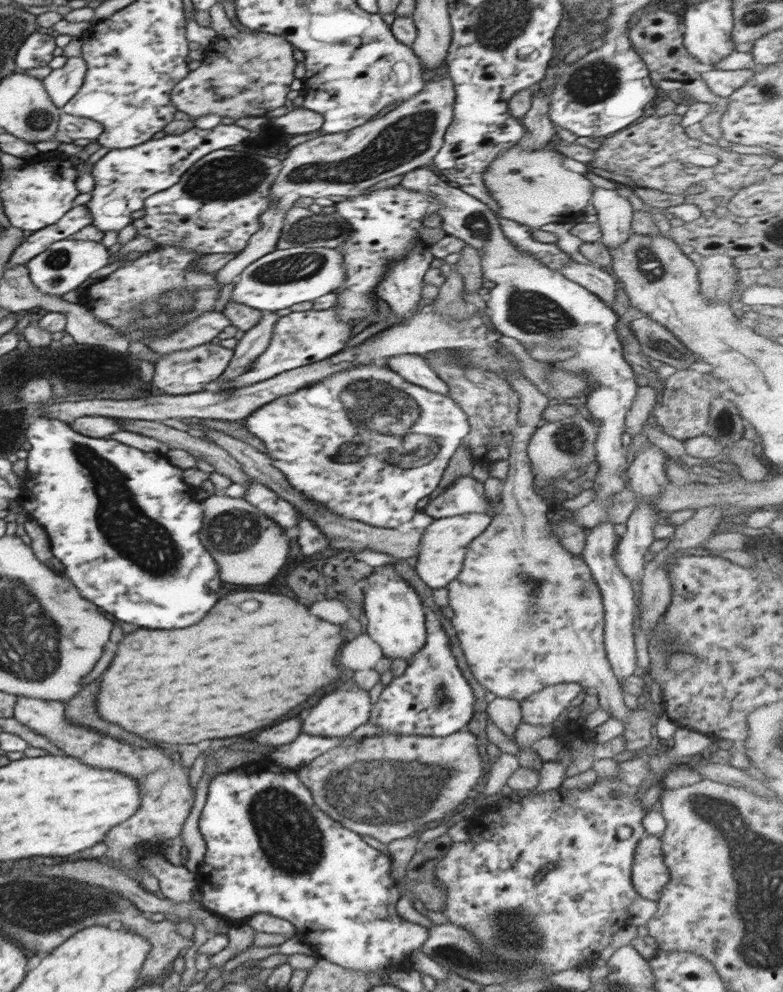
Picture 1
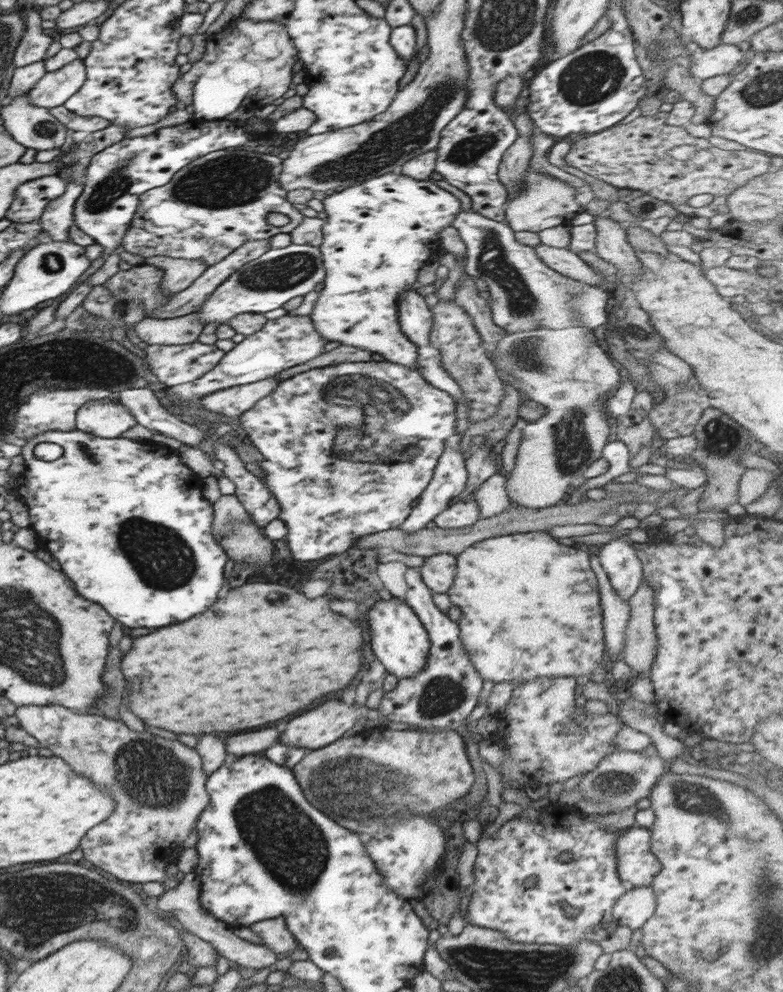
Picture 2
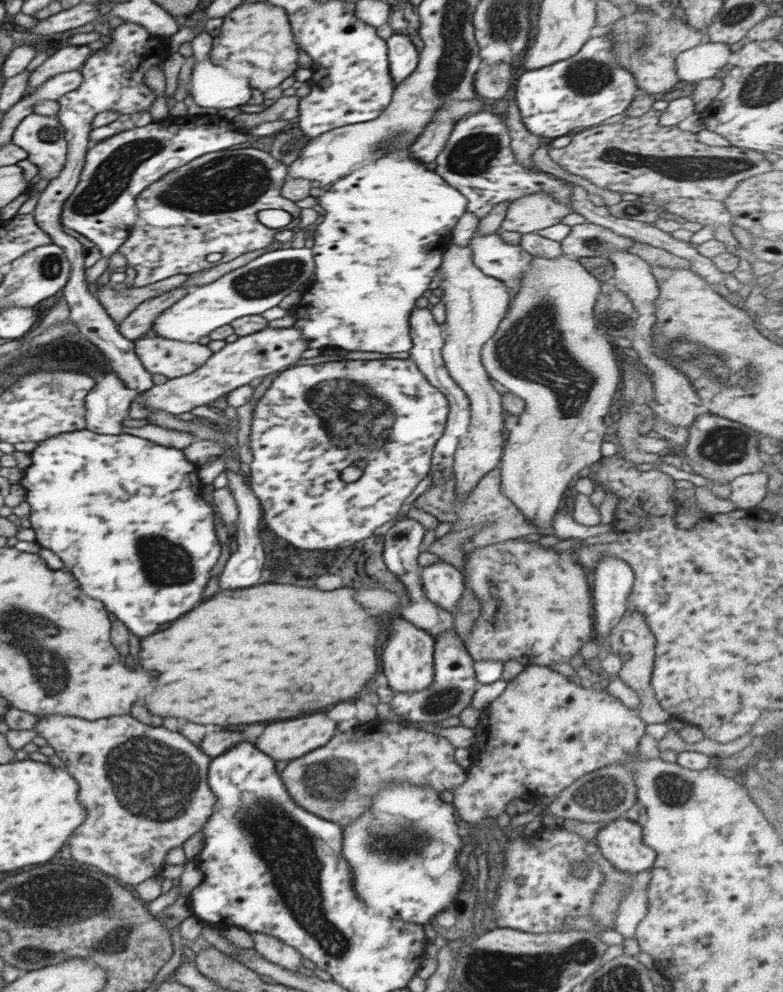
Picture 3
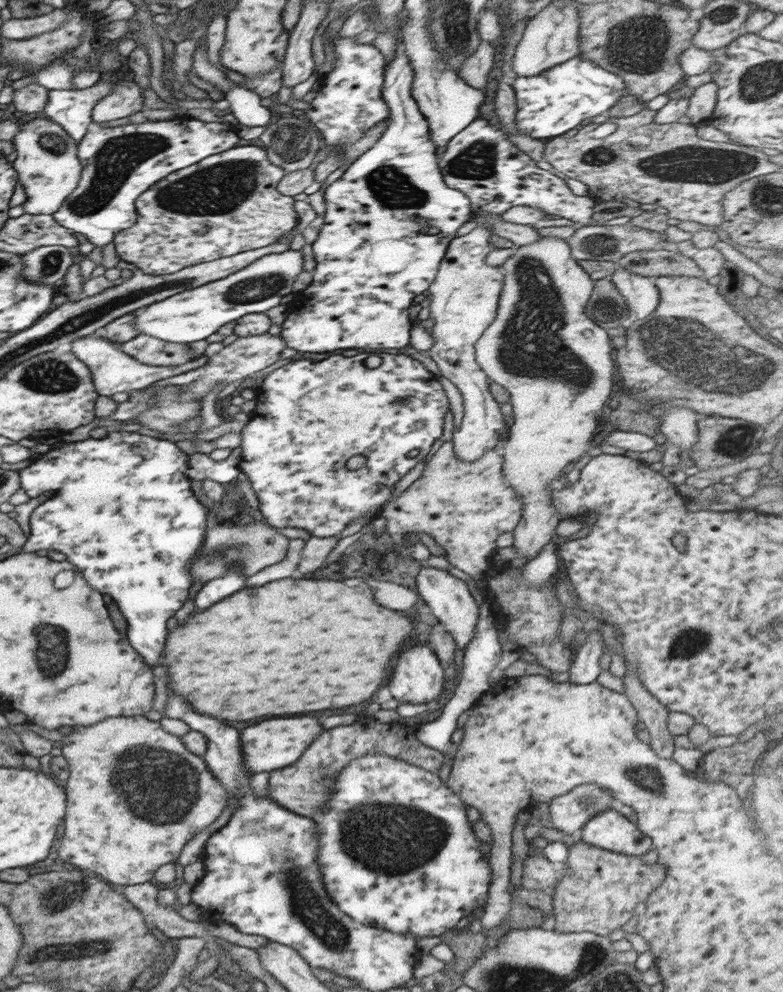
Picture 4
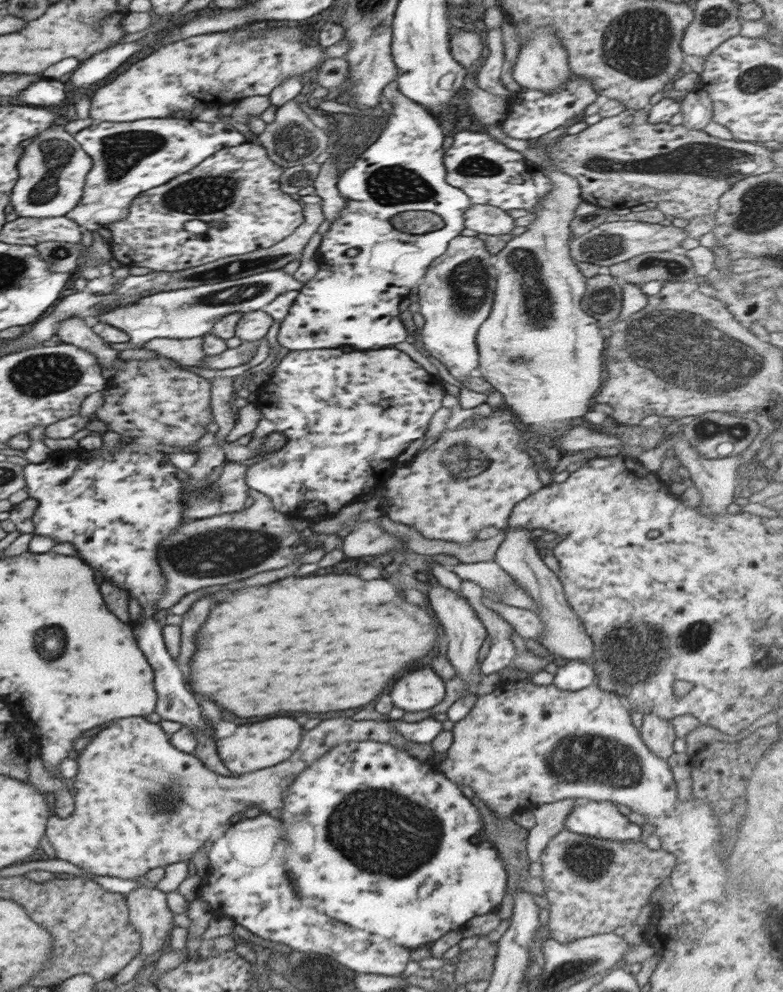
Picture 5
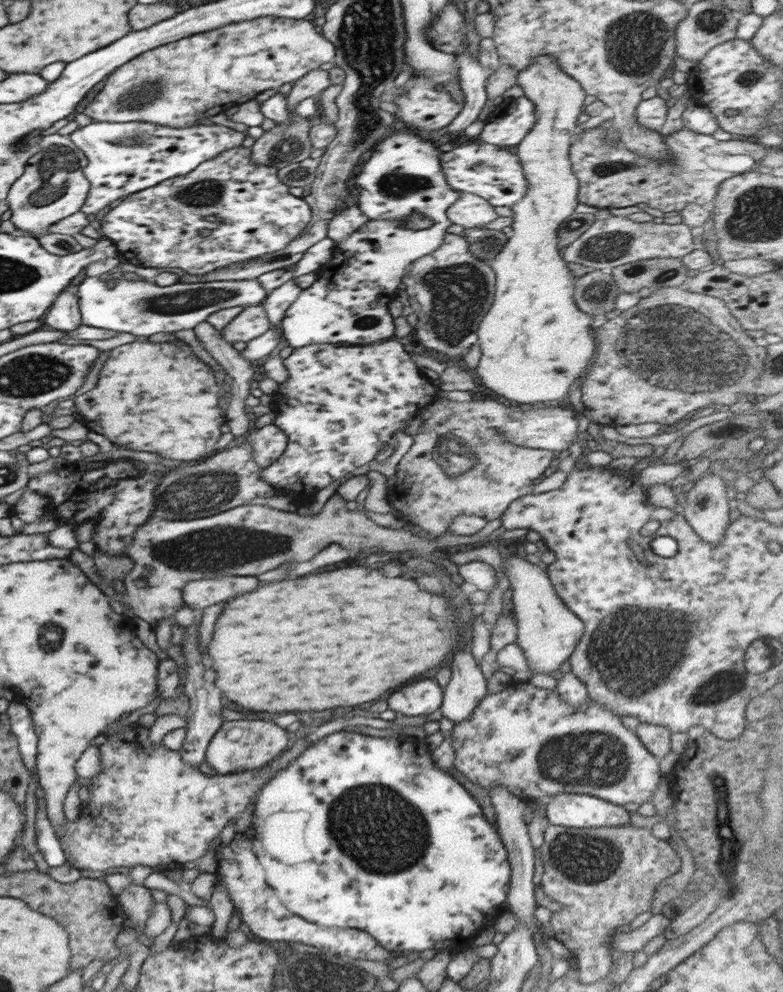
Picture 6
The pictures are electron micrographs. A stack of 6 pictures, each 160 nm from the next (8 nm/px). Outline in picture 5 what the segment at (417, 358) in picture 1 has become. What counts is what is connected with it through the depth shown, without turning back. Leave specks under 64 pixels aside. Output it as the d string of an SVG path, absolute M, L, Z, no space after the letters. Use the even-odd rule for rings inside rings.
M396 80L383 88L381 96L392 104L391 115L387 117L381 132L340 172L337 189L346 201L346 206L322 236L317 249L321 256L317 261L317 275L301 288L286 318L280 322L277 341L284 351L346 346L354 350L378 350L382 346L393 347L394 344L404 342L408 333L402 318L398 317L401 314L398 310L400 303L416 291L432 262L444 255L450 242L465 229L465 212L470 208L471 200L467 194L446 182L447 170L443 163L445 151L442 148L445 134L439 121L421 104L402 94ZM406 210L434 212L442 217L446 226L420 236L402 234L388 222L392 216ZM347 250L354 250L354 258L347 257Z

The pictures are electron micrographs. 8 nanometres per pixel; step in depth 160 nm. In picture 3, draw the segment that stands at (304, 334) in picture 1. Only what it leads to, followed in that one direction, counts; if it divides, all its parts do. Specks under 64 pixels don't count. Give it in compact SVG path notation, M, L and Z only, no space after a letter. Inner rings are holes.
M268 325L254 334L241 336L234 342L226 343L222 350L213 353L194 373L180 378L170 378L162 385L154 385L136 396L129 410L129 418L144 420L156 409L173 415L190 412L200 405L214 402L231 390L250 384L256 378L268 377L291 364L294 365L308 348L309 344L299 328L273 328Z

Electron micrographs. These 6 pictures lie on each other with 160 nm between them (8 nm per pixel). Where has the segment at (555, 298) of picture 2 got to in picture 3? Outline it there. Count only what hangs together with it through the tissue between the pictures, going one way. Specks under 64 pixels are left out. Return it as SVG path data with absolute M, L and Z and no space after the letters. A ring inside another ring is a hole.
M478 229L470 241L472 263L482 273L503 282L511 294L518 291L528 268L532 255L524 251L520 245L511 246L500 238L499 234L482 236Z

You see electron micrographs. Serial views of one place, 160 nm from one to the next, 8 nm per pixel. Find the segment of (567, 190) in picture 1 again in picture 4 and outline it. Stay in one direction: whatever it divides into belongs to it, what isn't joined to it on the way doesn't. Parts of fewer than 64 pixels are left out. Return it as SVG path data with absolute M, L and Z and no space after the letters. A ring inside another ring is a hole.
M513 206L499 215L502 220L512 224L526 224L536 230L554 226L576 226L575 222L557 218L531 206Z

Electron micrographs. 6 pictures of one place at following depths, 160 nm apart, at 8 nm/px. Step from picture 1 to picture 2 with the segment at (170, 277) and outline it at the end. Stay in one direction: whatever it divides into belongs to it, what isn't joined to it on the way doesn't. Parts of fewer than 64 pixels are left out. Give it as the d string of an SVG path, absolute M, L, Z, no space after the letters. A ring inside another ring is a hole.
M141 264L133 266L130 270L122 270L118 274L114 274L103 285L114 295L114 298L120 305L124 305L128 301L138 301L142 306L141 309L143 310L144 317L152 312L152 317L154 318L154 310L158 309L160 305L164 305L173 296L173 294L162 294L160 292L164 274L163 270L158 270L154 266Z

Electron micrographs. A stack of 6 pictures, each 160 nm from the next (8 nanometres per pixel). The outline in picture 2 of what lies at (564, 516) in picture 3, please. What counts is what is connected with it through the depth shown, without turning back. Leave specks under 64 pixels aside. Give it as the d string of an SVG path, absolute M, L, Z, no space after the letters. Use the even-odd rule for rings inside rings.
M621 440L607 441L606 446L603 448L602 458L609 462L610 468L605 473L590 478L579 486L570 497L568 504L580 502L584 499L587 490L600 488L621 474L633 470L629 448Z

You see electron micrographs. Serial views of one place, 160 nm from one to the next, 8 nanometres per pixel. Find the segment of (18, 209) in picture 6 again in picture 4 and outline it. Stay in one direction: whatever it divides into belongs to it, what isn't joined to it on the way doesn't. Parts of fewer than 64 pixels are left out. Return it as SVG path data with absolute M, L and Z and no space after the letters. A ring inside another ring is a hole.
M43 115L26 118L12 141L17 151L13 169L18 173L18 181L23 184L27 196L25 212L53 215L63 205L64 199L74 192L81 177L82 163L77 155L77 143L63 126Z

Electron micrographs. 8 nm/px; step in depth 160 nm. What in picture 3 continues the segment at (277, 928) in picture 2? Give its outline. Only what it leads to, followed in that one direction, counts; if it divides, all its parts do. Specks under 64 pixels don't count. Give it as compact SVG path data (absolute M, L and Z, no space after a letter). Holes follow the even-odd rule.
M253 932L251 933L251 936L255 942L253 948L259 955L262 955L266 960L269 960L278 966L283 966L285 969L288 969L292 972L296 971L301 975L298 969L302 965L301 962L303 956L293 946L287 945L285 942L282 942L282 940L276 938L275 936L261 932Z

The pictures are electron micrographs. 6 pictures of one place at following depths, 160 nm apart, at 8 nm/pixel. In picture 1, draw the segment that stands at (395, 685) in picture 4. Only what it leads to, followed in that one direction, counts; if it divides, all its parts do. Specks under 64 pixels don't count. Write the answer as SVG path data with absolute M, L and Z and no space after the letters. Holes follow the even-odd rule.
M373 570L371 575L367 577L370 586L364 589L364 616L368 623L366 624L367 633L374 642L379 644L382 649L383 656L390 657L392 660L395 658L402 658L409 663L411 658L416 654L424 645L426 640L425 629L425 609L422 606L420 595L403 579L391 579L383 575L380 571Z

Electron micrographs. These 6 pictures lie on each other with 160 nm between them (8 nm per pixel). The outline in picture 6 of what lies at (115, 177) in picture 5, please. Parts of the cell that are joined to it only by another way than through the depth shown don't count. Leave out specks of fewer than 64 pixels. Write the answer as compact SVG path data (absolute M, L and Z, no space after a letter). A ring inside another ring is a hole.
M214 119L212 125L196 125L182 128L168 128L168 126L156 126L149 122L128 122L128 124L116 124L116 122L94 122L69 134L70 140L88 157L84 176L89 180L89 193L87 200L81 206L81 211L86 214L98 214L105 206L112 206L116 200L126 198L130 194L140 192L144 188L156 186L162 180L174 176L184 176L192 172L202 162L217 157L225 150L240 146L245 138L245 133L218 124Z

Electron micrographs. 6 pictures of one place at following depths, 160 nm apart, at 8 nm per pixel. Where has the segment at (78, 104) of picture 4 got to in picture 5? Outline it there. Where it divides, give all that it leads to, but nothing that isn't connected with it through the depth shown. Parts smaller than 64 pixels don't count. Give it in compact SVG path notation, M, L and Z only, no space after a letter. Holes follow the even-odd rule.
M41 78L38 82L30 84L19 94L20 102L33 106L53 106L59 110L66 110L66 84L58 79Z

